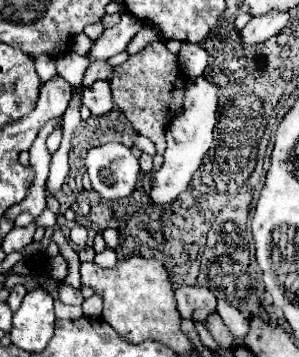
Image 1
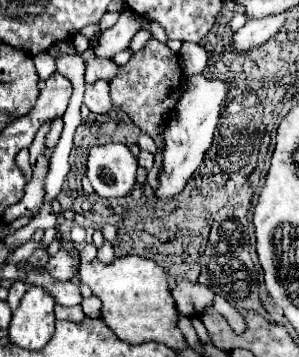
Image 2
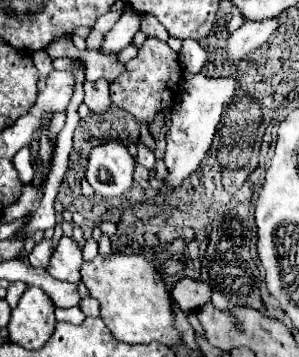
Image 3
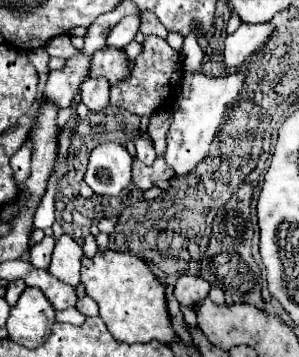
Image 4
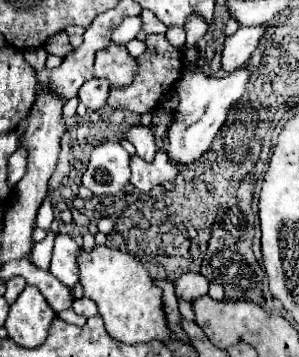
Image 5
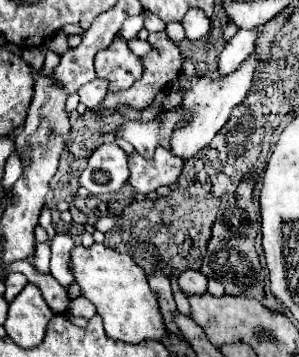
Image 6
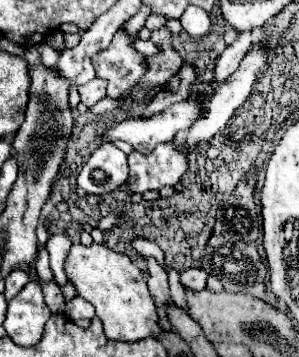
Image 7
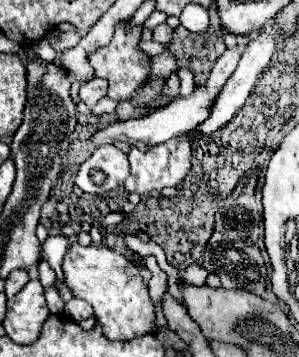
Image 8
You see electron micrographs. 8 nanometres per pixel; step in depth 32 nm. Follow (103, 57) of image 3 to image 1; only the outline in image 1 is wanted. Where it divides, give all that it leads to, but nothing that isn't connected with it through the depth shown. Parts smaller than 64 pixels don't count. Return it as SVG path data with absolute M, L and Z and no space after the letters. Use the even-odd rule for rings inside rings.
M92 62L90 68L84 74L82 86L90 86L92 80L106 80L109 81L112 77L112 68L106 62Z

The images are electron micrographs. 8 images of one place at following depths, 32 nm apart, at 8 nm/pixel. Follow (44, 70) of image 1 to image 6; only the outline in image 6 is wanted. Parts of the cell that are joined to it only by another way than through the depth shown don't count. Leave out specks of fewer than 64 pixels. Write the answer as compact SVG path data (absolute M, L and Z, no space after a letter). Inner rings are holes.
M24 48L22 58L36 70L40 70L44 66L44 52L40 48Z

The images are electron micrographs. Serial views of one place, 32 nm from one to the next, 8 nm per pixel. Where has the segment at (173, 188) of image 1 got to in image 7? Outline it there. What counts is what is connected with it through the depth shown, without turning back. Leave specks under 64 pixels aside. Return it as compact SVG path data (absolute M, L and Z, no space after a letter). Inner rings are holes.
M254 44L254 48L252 48L252 50L244 56L244 60L240 62L240 68L238 68L232 76L228 76L228 80L216 84L216 82L202 82L202 80L196 78L196 80L192 82L192 92L190 92L188 100L200 102L200 114L202 114L202 116L196 120L196 124L192 124L192 128L186 128L184 132L176 132L176 136L174 136L174 140L172 140L172 142L176 144L176 150L190 154L190 152L194 152L198 146L208 144L208 142L212 140L212 136L228 124L228 120L232 118L234 110L240 108L240 106L244 104L244 100L250 96L252 84L254 84L254 80L256 80L256 74L260 72L260 68L262 68L266 62L268 62L268 52L264 52L264 48L262 48L260 44Z

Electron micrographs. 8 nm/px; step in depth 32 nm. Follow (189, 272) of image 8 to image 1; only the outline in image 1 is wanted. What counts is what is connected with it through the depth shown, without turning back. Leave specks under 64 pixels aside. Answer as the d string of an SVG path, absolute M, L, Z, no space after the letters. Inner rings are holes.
M178 286L176 288L178 312L182 318L200 322L206 326L206 318L216 312L216 296L208 288L200 286Z

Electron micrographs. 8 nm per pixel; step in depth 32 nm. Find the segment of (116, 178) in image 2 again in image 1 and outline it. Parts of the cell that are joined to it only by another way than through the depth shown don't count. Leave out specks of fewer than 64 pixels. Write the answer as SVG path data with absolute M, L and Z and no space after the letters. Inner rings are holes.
M112 142L92 148L86 156L92 188L106 200L128 198L136 190L138 160L128 146Z

